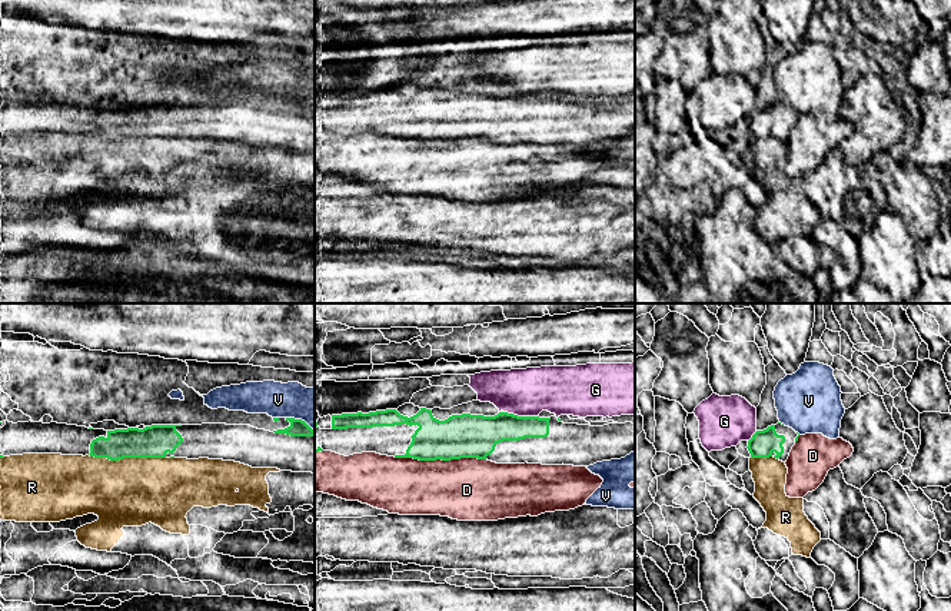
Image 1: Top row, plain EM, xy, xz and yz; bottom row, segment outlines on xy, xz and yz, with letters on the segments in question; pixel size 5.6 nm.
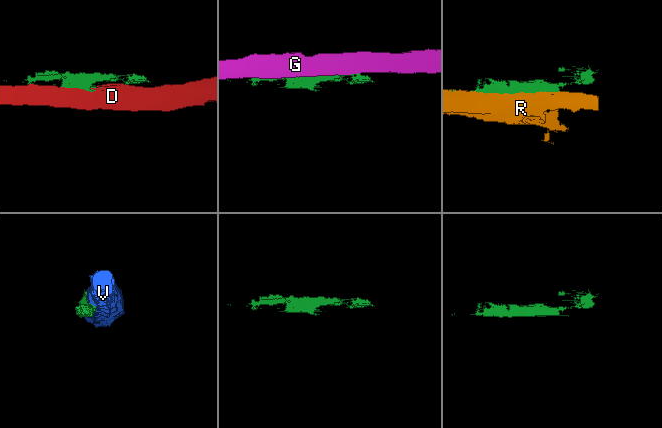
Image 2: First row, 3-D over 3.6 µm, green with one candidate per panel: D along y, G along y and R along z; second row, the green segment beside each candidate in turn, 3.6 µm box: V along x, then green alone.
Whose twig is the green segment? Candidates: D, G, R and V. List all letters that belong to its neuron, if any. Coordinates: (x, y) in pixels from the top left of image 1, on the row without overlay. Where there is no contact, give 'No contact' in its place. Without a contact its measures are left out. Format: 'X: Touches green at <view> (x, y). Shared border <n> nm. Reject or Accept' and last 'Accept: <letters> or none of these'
D: Touches green at xz (439, 138). Shared border 500 nm. Reject
G: Touches green at xz (521, 96). Shared border 190 nm. Reject
R: Touches green at xy (127, 136). Shared border 440 nm. Reject
V: Touches green at xy (301, 99). Shared border 180 nm. Reject
Accept: none of these

